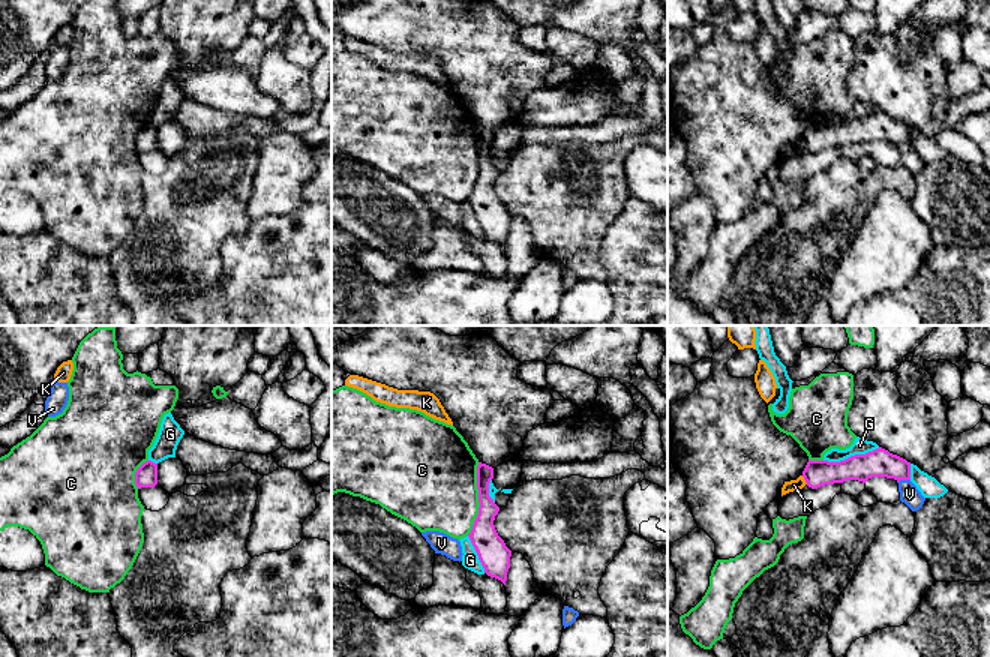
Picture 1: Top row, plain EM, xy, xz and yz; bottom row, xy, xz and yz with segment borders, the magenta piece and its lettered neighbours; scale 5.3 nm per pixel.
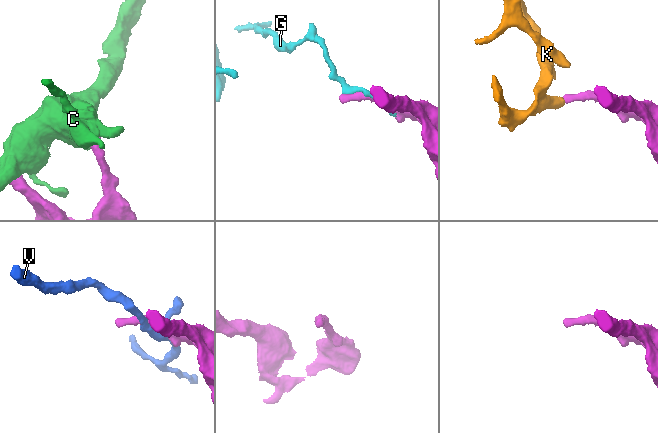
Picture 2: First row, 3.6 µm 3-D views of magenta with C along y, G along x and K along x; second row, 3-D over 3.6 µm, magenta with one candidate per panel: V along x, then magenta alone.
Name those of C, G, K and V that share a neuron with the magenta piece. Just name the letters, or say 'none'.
none

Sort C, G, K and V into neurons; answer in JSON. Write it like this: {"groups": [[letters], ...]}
{"groups": [["C"], ["G"], ["K"], ["V"]]}

